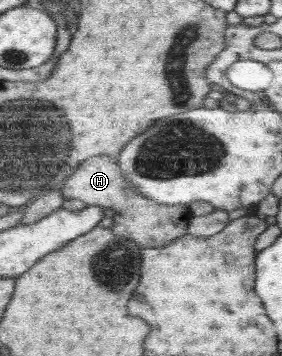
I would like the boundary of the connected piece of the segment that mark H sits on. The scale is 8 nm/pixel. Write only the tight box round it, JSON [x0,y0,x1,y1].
[60,156,193,249]

